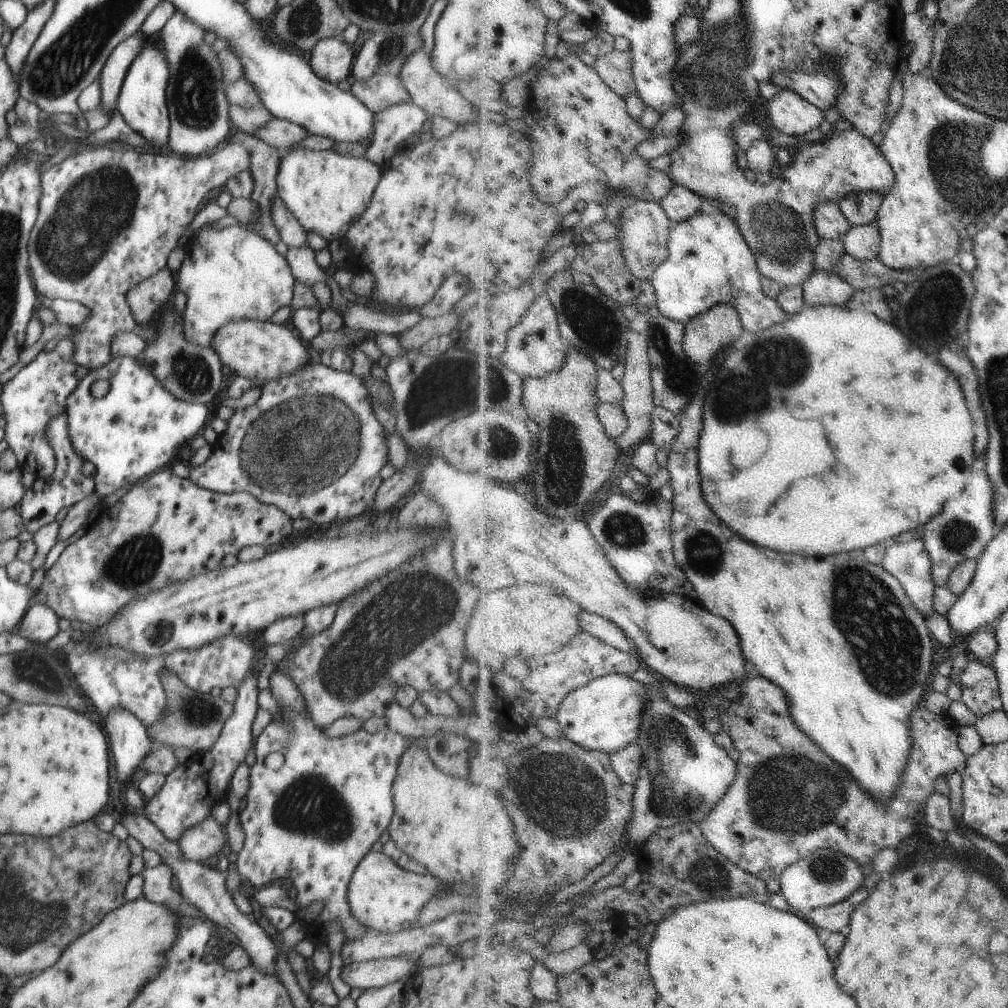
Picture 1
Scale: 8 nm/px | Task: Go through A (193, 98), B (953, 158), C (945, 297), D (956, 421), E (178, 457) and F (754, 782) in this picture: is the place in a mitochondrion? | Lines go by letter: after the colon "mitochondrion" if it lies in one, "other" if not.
A: mitochondrion
B: mitochondrion
C: mitochondrion
D: other
E: other
F: mitochondrion

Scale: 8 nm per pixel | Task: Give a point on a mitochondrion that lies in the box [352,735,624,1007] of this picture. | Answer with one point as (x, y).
(565, 797)

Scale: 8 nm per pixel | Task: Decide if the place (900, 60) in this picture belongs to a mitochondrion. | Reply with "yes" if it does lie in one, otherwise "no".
no

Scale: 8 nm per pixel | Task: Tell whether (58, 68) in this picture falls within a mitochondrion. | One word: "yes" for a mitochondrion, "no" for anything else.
yes

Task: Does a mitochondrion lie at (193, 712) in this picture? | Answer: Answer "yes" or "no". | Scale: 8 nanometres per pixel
yes

